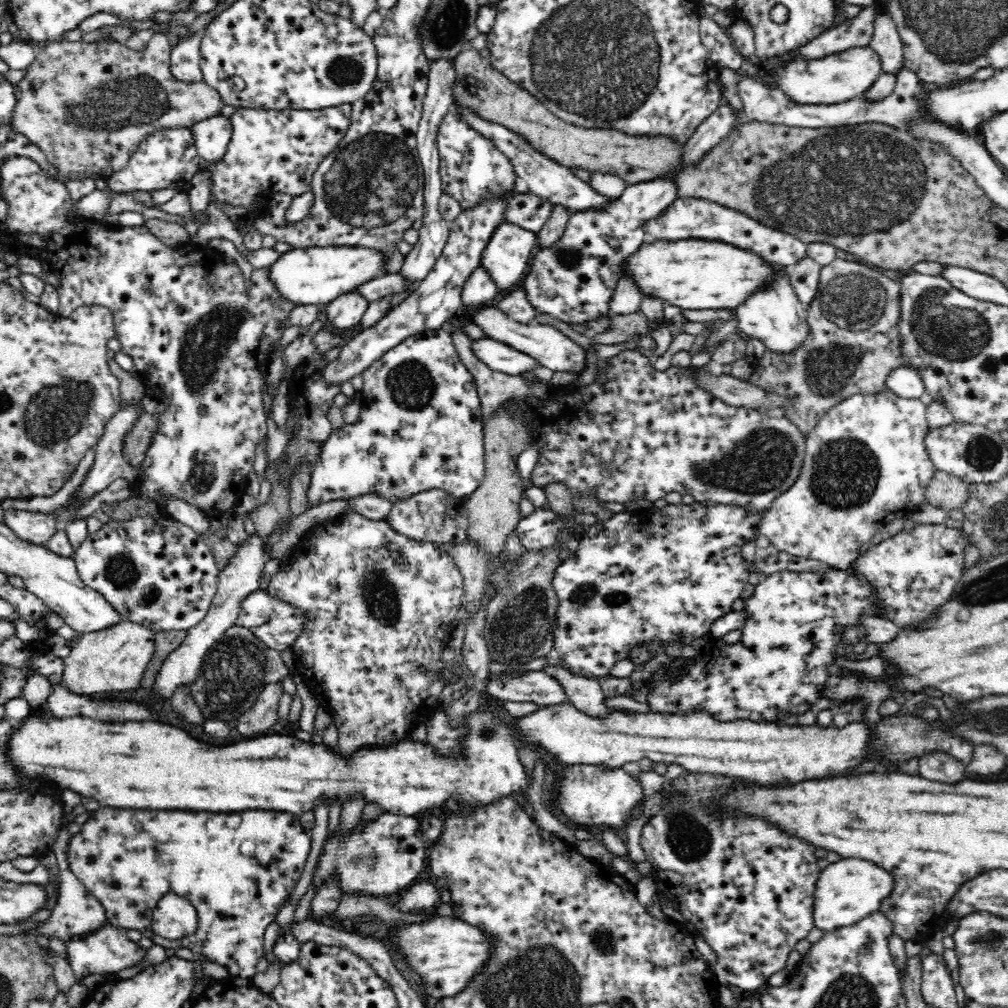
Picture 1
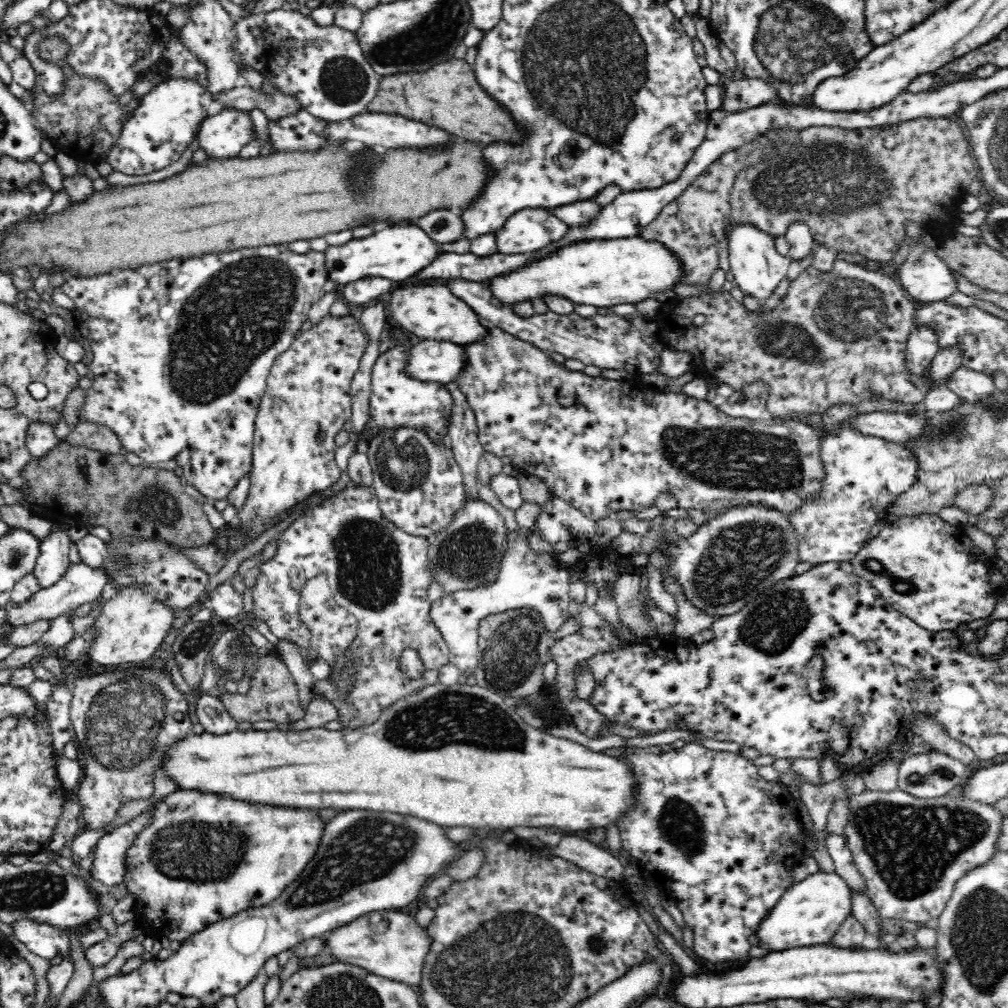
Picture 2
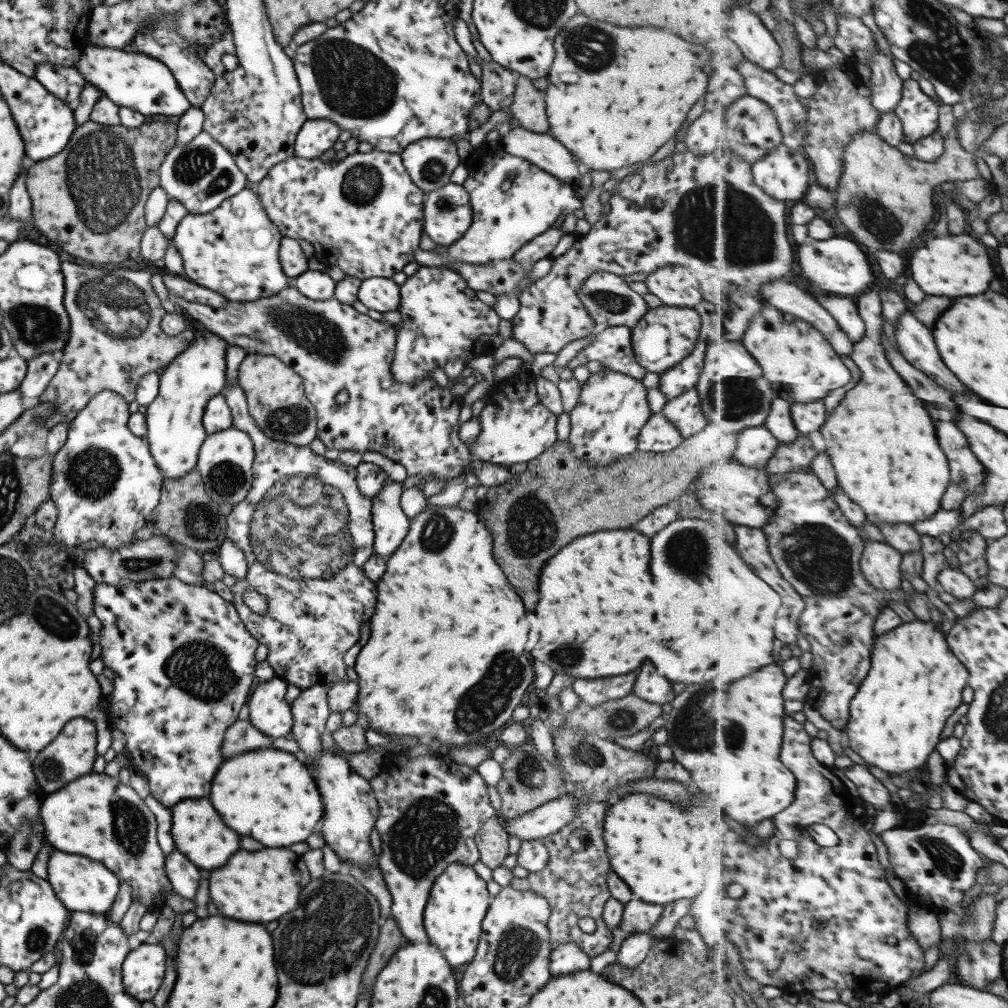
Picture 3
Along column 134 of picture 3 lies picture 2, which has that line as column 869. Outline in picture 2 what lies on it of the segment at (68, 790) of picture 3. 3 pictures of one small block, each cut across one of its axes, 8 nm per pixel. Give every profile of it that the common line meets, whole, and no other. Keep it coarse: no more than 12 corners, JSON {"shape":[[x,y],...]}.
{"shape":[[955,793],[848,799],[870,902],[925,924],[997,852],[1002,816]]}

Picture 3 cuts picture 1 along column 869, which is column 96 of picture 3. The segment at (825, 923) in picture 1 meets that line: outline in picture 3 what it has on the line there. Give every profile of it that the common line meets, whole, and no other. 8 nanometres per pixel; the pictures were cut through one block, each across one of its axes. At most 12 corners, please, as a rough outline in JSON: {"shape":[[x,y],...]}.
{"shape":[[56,849],[47,882],[69,912],[105,915],[120,886],[99,861]]}

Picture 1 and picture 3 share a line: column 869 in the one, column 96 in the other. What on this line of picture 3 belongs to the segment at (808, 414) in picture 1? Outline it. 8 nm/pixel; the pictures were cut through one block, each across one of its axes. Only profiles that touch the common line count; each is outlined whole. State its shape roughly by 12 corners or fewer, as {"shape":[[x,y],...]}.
{"shape":[[60,262],[69,318],[46,431],[128,404],[194,332],[164,334],[152,271]]}

